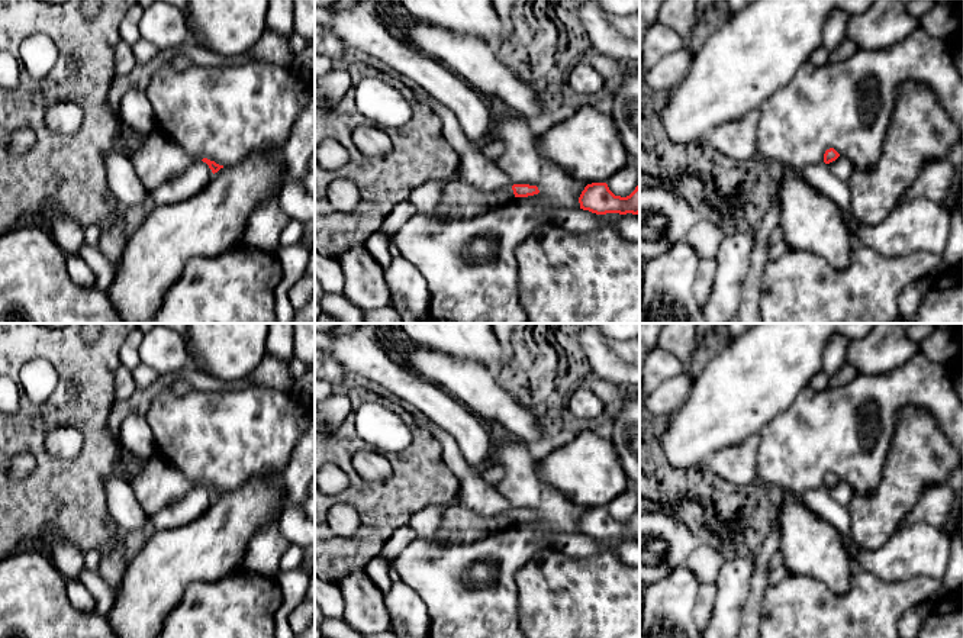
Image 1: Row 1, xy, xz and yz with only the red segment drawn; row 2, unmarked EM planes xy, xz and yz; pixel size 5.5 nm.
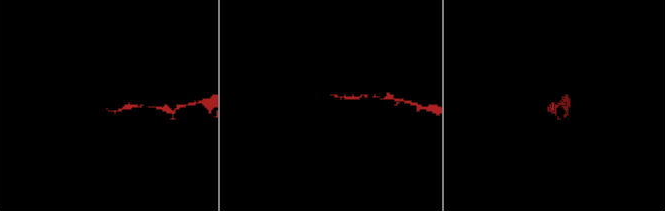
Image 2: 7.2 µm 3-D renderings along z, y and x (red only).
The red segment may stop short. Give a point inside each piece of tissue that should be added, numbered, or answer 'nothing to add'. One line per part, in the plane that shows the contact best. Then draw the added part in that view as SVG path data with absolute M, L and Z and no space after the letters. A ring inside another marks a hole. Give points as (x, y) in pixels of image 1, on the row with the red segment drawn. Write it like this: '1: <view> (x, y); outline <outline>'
1: xz (459, 200); outline M452 177L444 187L438 204L429 213L444 223L470 219L503 206L513 197L512 187L484 193Z

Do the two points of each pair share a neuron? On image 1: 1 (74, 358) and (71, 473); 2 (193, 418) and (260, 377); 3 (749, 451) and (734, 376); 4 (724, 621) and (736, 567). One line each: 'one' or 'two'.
1: one
2: two
3: two
4: one

